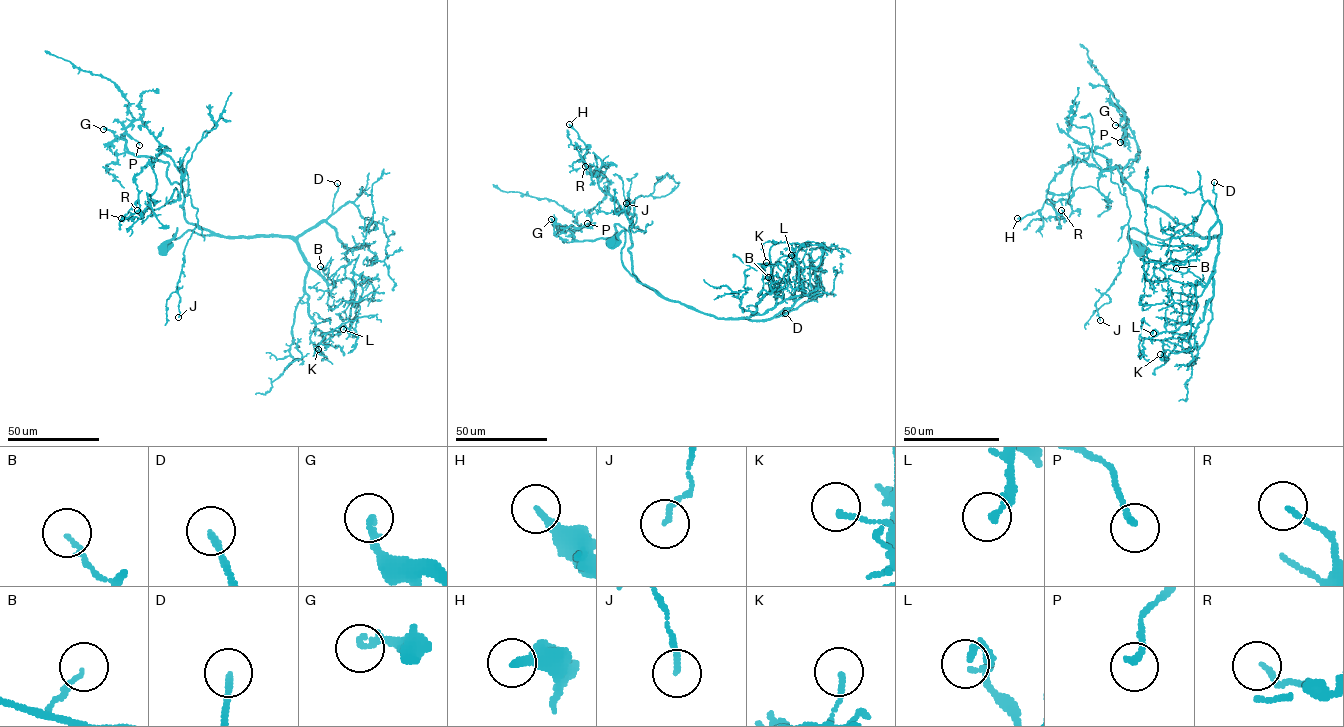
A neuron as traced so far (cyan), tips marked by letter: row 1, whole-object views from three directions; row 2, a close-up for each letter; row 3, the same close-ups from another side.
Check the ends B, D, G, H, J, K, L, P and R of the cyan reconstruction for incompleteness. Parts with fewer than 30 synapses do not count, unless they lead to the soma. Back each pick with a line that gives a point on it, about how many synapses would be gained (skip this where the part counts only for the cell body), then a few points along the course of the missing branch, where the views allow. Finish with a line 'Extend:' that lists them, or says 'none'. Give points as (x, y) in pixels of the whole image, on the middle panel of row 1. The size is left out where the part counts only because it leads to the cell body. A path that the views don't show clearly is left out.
H: (569, 124) | 35 syn | (569, 124), (562, 110)
Extend: H

